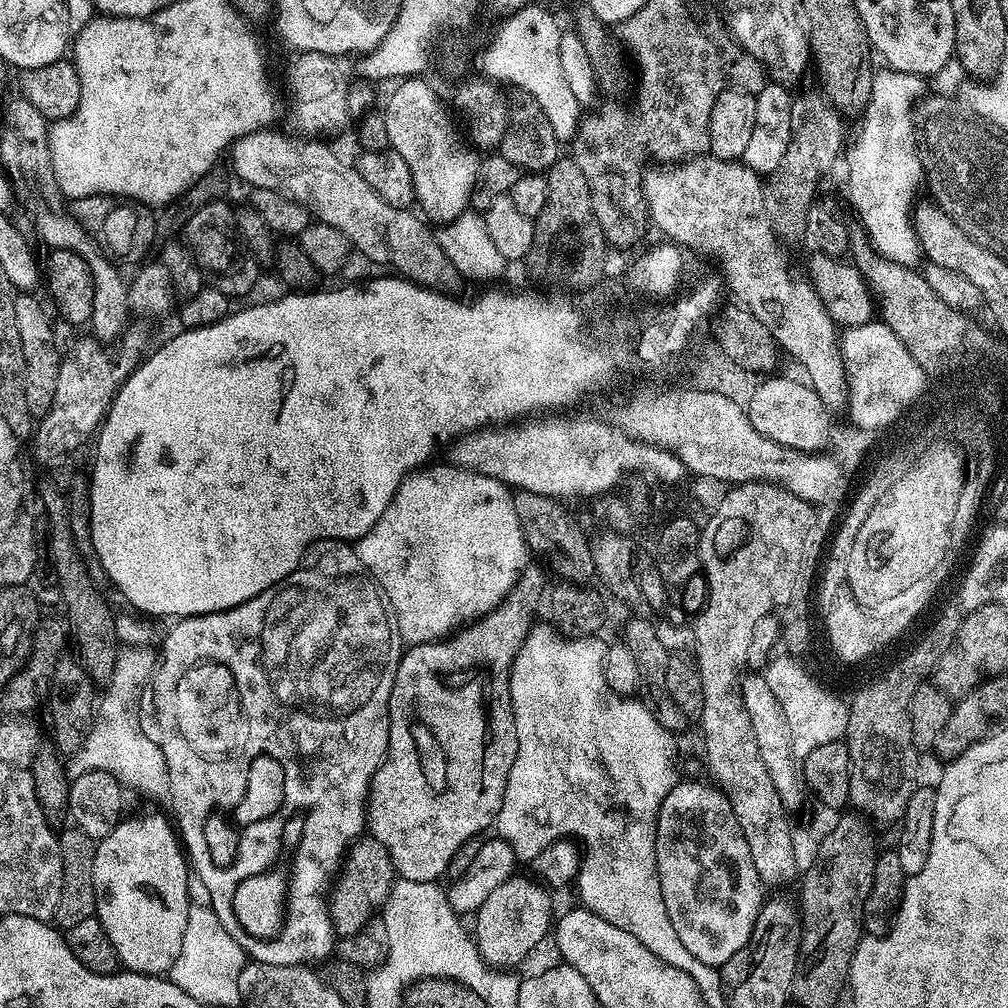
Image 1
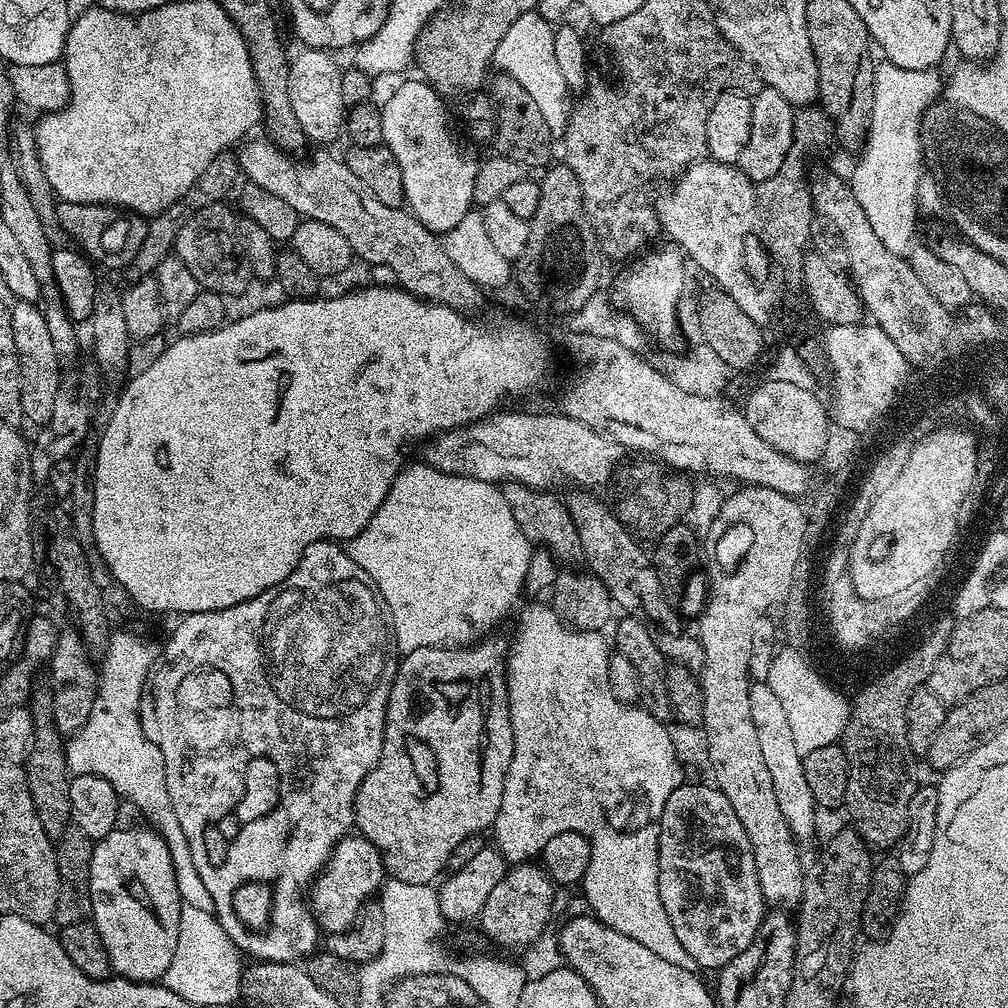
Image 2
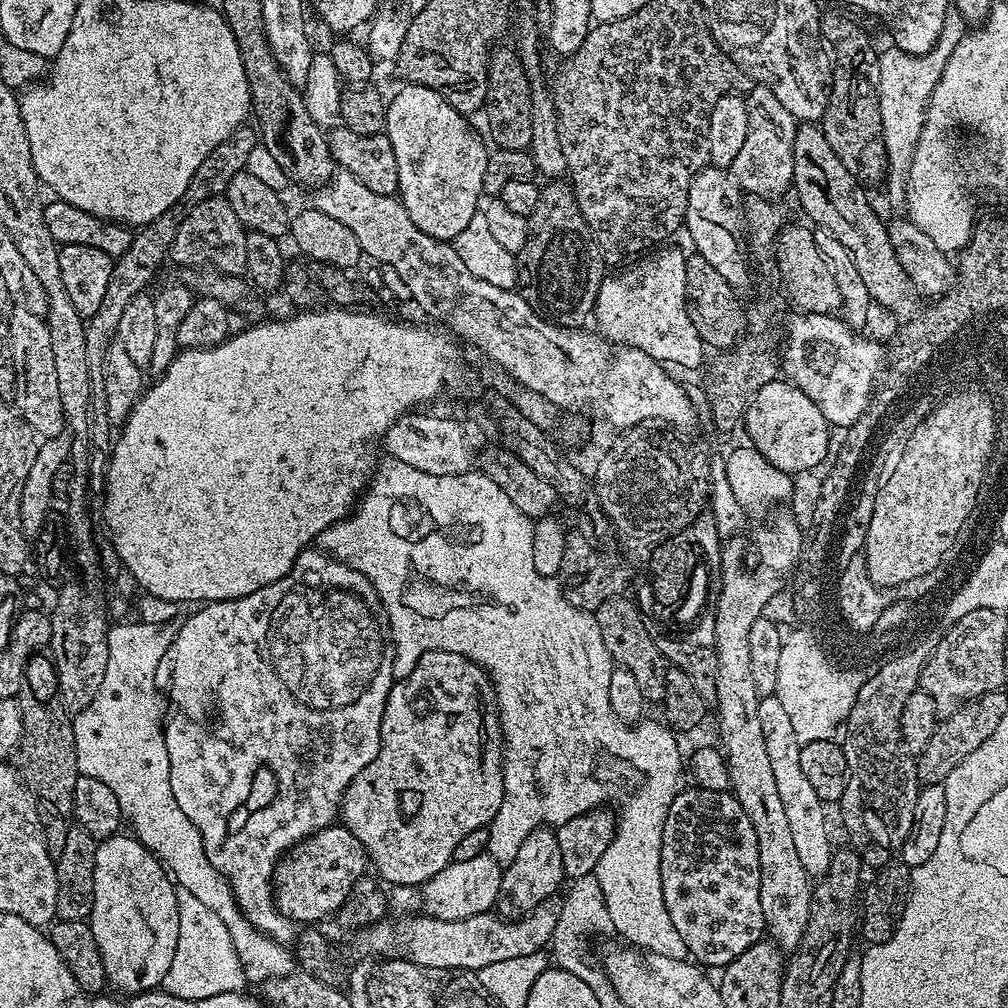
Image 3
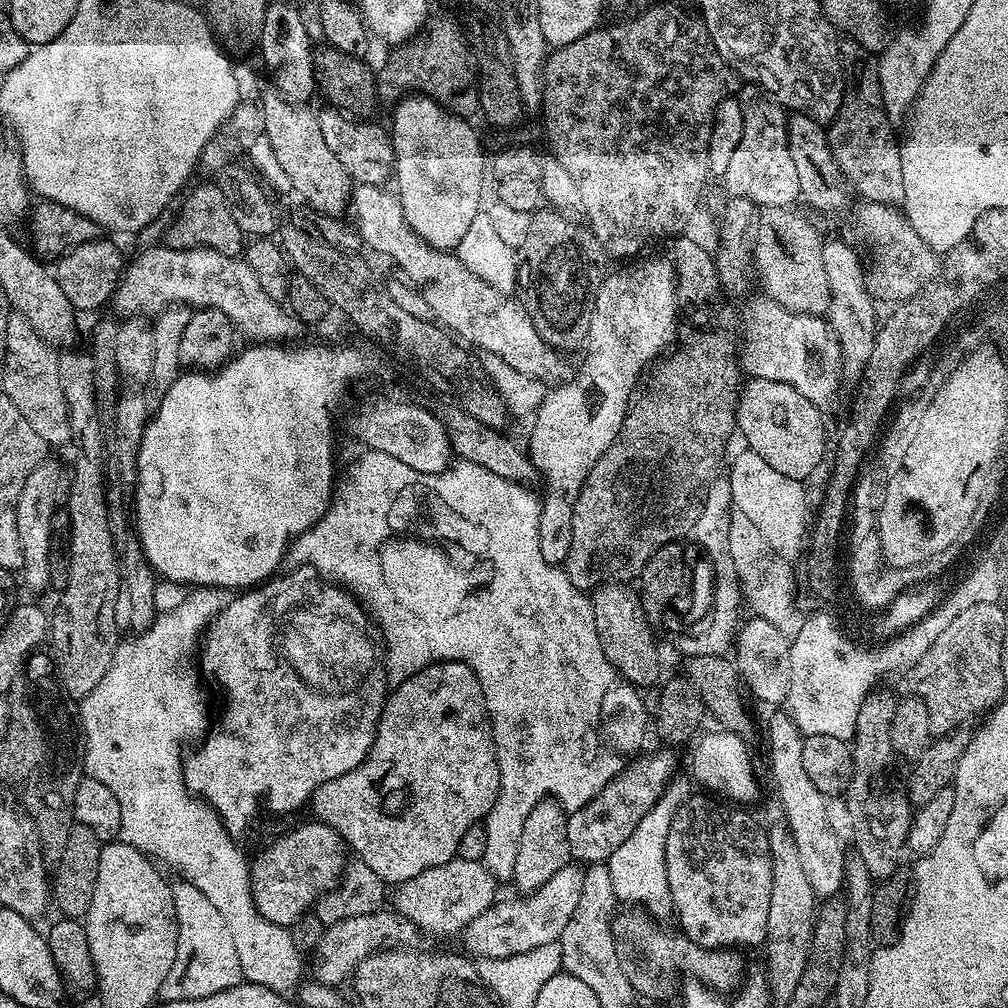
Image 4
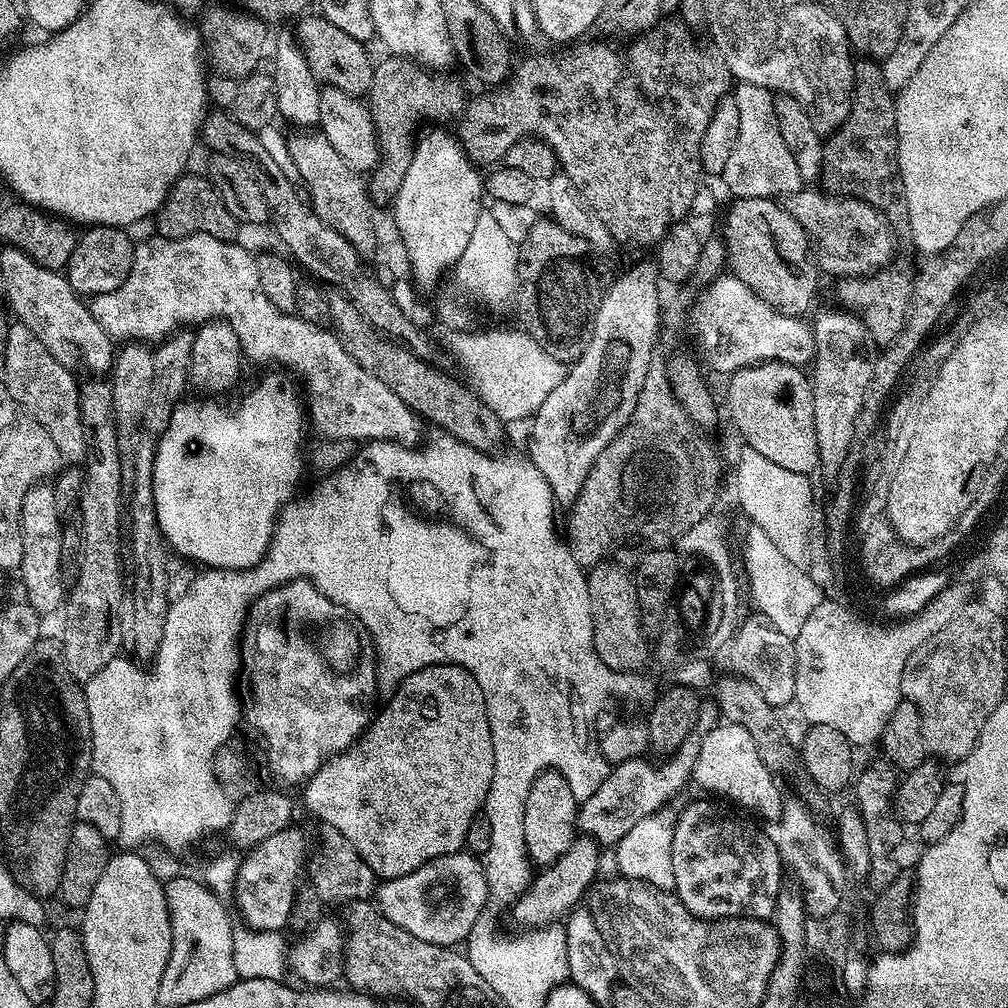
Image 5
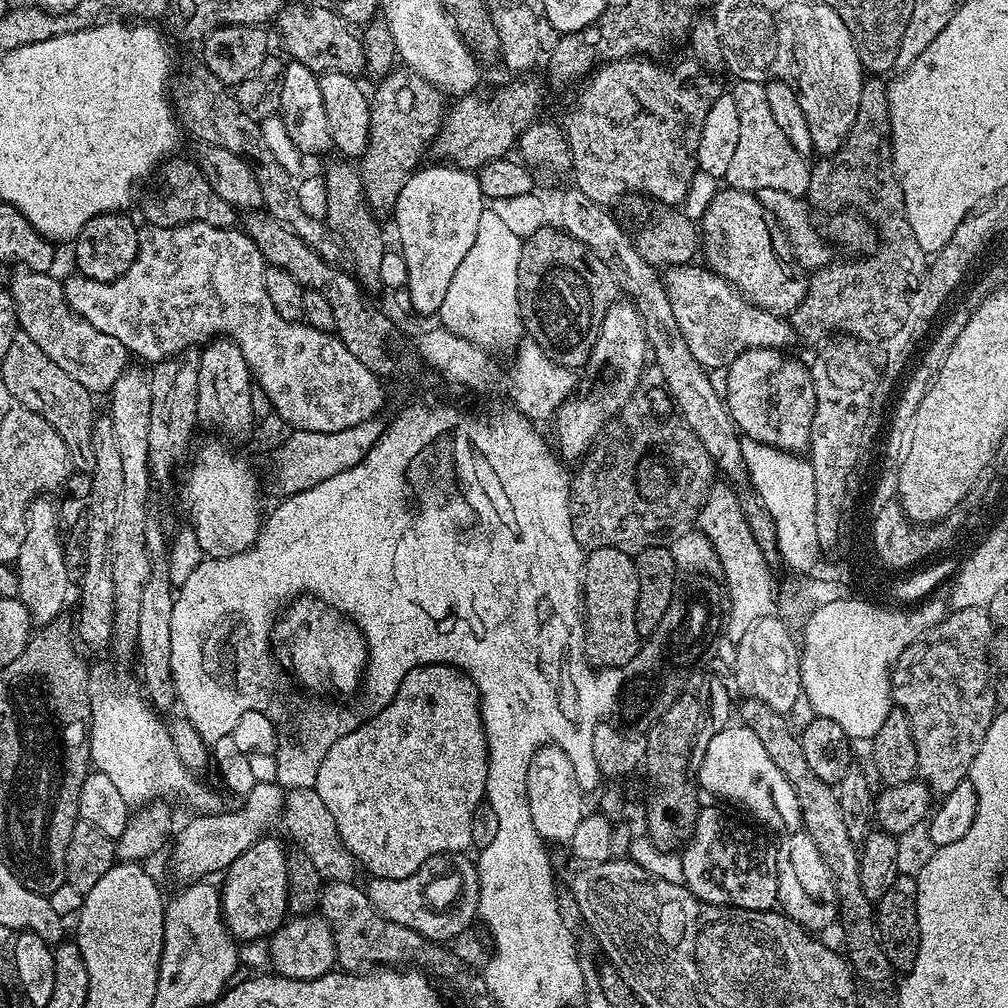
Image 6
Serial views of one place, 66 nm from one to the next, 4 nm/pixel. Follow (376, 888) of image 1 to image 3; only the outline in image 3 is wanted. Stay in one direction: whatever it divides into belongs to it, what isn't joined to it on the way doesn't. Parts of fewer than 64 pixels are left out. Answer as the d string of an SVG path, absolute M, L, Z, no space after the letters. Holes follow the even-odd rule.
M343 823L320 828L281 857L272 873L272 895L283 916L300 926L316 926L335 917L347 903L370 861L362 842Z

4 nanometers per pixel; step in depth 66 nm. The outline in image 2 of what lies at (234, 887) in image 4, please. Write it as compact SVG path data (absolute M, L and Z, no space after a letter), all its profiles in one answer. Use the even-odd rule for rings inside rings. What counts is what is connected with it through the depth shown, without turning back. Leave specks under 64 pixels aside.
M117 634L112 639L112 652L108 652L106 657L106 670L100 675L94 706L82 730L78 730L76 735L67 741L64 757L72 776L94 774L98 778L106 778L106 782L114 786L120 797L127 803L129 800L148 819L145 821L156 829L170 850L181 901L190 906L198 906L198 910L211 912L213 907L210 890L206 890L206 885L194 866L190 842L186 842L186 834L182 834L178 814L174 814L174 806L166 790L159 747L145 736L140 736L142 730L139 729L139 724L136 724L136 696L140 696L140 680L144 680L148 664L152 664L158 653L151 639L148 641L133 638L130 638L129 634Z

